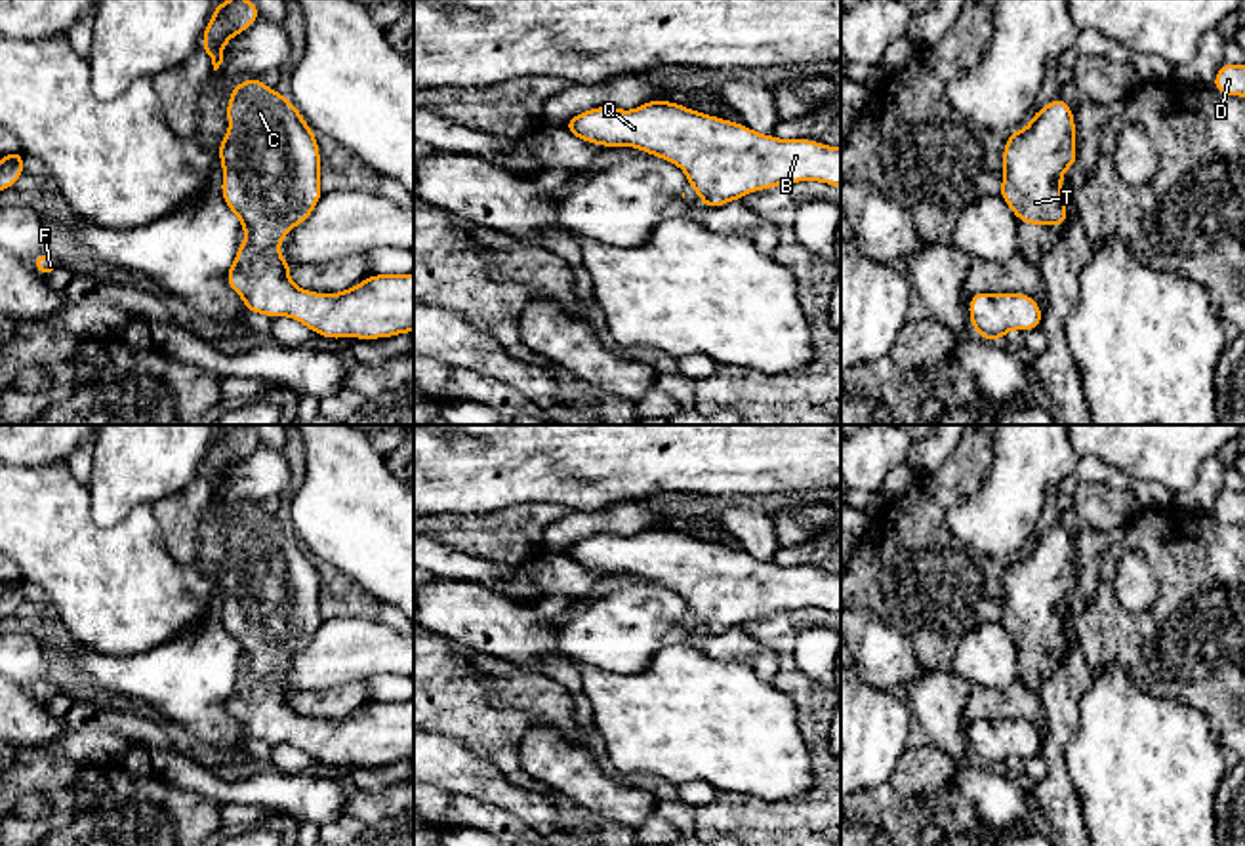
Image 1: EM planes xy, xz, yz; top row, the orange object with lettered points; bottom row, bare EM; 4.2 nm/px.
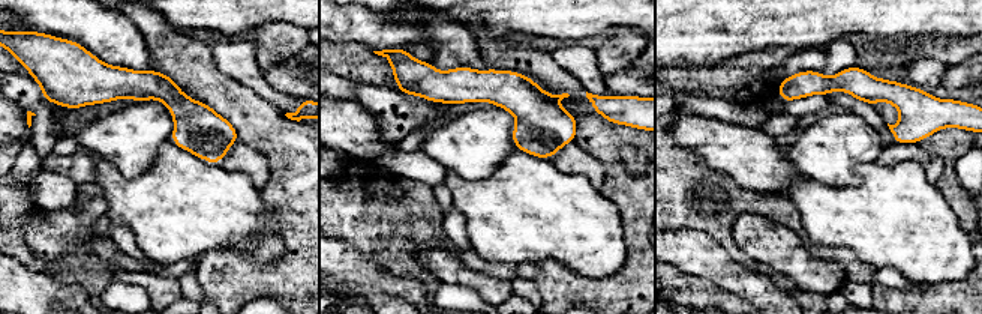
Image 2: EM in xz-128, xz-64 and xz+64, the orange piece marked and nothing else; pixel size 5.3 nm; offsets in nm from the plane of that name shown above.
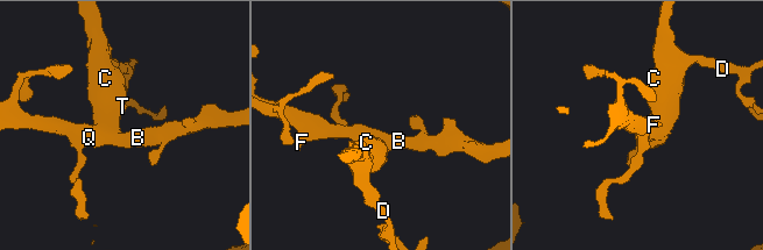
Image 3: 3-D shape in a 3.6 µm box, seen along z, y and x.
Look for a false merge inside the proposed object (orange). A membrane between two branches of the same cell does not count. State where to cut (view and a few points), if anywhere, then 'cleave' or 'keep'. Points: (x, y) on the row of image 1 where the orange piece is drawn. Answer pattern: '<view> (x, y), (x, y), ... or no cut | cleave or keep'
no cut | keep

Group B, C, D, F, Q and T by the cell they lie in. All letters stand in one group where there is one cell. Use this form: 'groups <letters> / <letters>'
groups B C D F Q T

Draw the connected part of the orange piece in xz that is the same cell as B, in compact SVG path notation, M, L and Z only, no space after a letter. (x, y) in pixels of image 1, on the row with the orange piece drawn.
M652 99L633 111L595 107L562 124L585 143L633 147L679 166L705 210L801 181L841 189L841 147L778 139L744 124Z

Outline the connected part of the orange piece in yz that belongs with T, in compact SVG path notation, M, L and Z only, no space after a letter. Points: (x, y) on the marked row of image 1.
M1058 95L1039 112L1030 114L1031 126L1009 133L1003 147L1003 183L999 196L1012 210L1018 221L1033 227L1068 223L1068 208L1062 194L1062 173L1077 166L1075 118L1073 109Z

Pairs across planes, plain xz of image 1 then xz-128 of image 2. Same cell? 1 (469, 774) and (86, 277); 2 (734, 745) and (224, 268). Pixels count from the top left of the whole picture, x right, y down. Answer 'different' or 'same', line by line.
1: different
2: different

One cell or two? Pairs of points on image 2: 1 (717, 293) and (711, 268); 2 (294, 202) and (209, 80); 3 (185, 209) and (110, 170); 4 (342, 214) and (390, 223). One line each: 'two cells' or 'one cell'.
1: two cells
2: one cell
3: one cell
4: one cell

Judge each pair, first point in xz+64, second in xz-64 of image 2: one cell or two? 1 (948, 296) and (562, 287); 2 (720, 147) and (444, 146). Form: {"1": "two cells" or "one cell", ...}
{"1": "one cell", "2": "two cells"}

